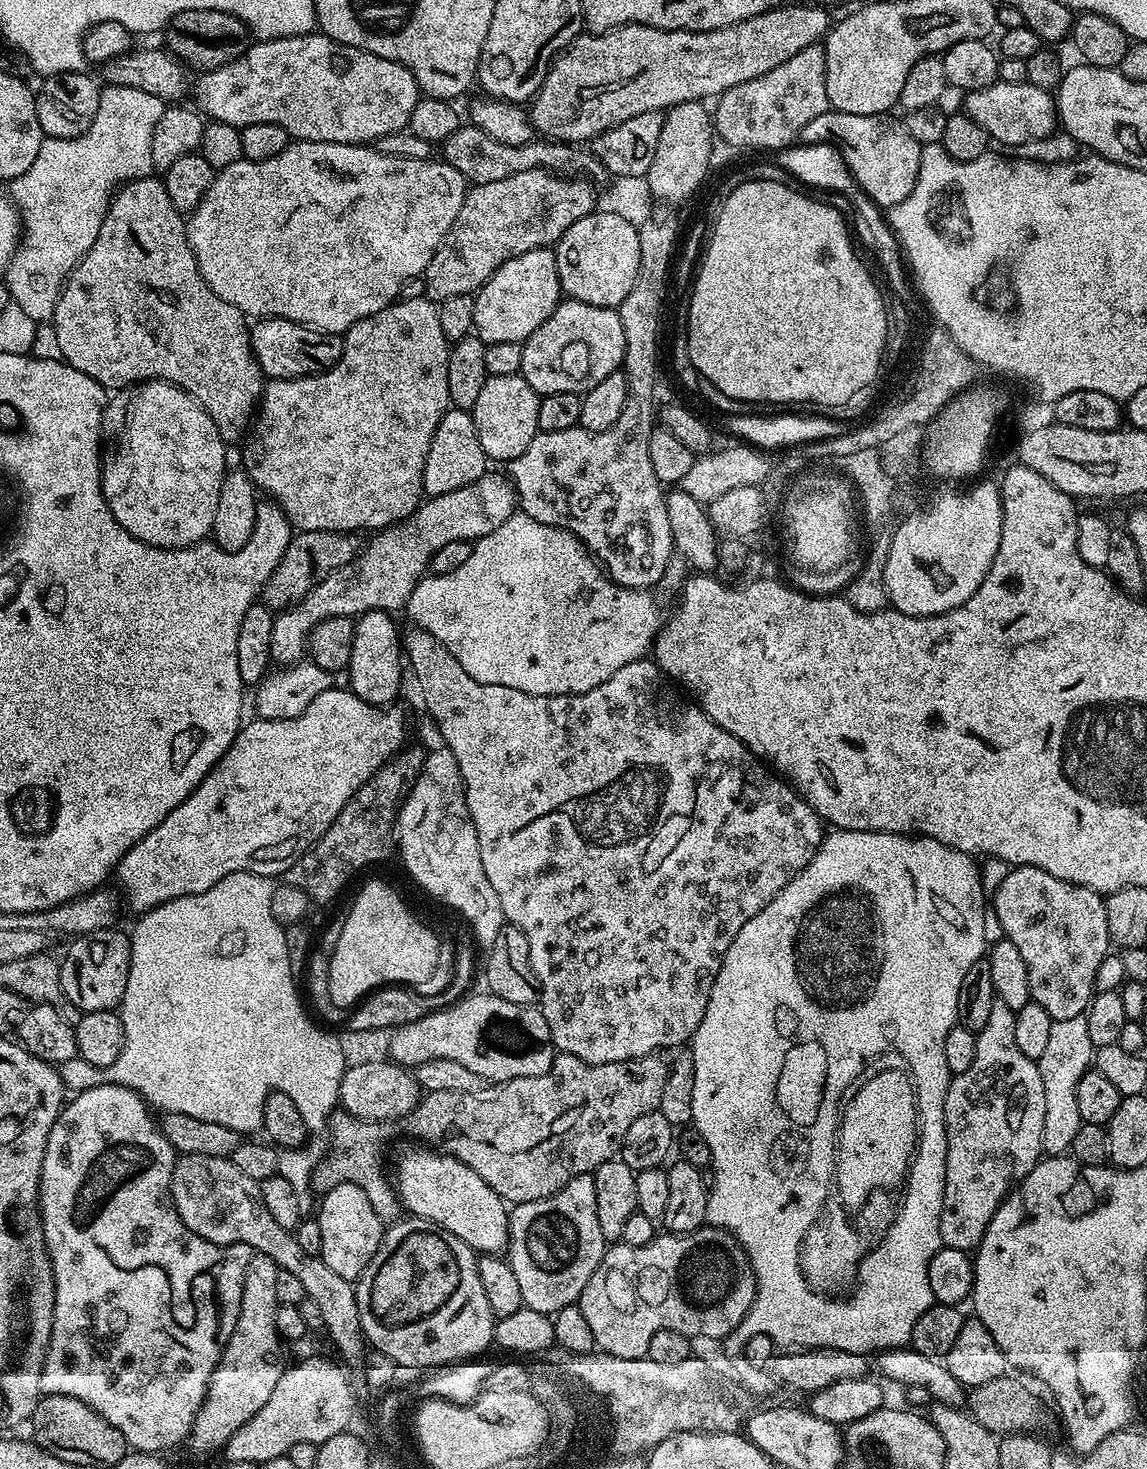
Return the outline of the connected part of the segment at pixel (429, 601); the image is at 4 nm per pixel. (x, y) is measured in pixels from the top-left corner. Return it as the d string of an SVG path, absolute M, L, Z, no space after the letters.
M517 510L510 518L506 518L506 522L502 522L502 526L498 526L498 530L486 534L481 540L473 543L470 558L467 558L462 566L451 570L448 574L421 576L410 594L406 613L408 612L415 627L433 635L450 654L454 654L454 658L458 658L458 662L462 662L462 670L466 670L466 674L470 674L470 678L478 682L494 686L510 686L514 690L522 690L526 694L535 696L577 696L586 690L594 690L594 686L606 682L606 678L622 670L626 662L643 660L653 651L656 636L662 627L662 615L660 616L660 604L651 596L652 594L648 590L623 588L616 584L574 533L564 528L543 525L542 522L528 517L525 512Z

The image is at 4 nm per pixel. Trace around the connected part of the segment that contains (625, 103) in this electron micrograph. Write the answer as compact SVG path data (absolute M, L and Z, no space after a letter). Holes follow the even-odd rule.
M623 24L621 28L611 28L609 32L592 32L591 34L581 34L565 47L564 51L552 61L546 78L542 82L542 86L536 91L535 96L530 101L530 115L532 125L535 131L541 137L551 138L553 141L563 141L571 145L579 145L580 140L591 142L600 136L606 130L610 130L614 126L618 126L622 120L626 118L634 118L634 114L646 114L647 112L659 112L667 110L681 104L682 102L690 102L691 100L707 101L707 96L718 98L726 90L734 87L734 38L730 38L730 26L722 26L718 30L710 30L709 32L679 32L678 30L666 30L665 28L651 28L645 24ZM612 80L624 80L624 86L608 86L608 82ZM584 92L584 112L588 116L576 116L576 111L580 108L580 95Z

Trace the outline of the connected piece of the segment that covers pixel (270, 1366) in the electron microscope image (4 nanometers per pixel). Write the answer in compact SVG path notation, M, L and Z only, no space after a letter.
M253 1254L246 1266L242 1282L242 1302L232 1334L223 1341L220 1359L208 1383L208 1392L192 1423L190 1444L204 1452L223 1449L230 1438L270 1399L282 1371L280 1346L275 1328L277 1303L274 1281L277 1280L276 1263L270 1258Z

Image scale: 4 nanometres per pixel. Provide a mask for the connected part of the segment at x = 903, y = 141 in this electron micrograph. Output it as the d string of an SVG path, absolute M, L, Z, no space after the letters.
M829 110L806 122L798 140L800 144L828 144L835 148L864 193L881 209L887 210L896 207L910 190L914 190L922 147L909 134L906 124L894 117L892 114L846 114Z

